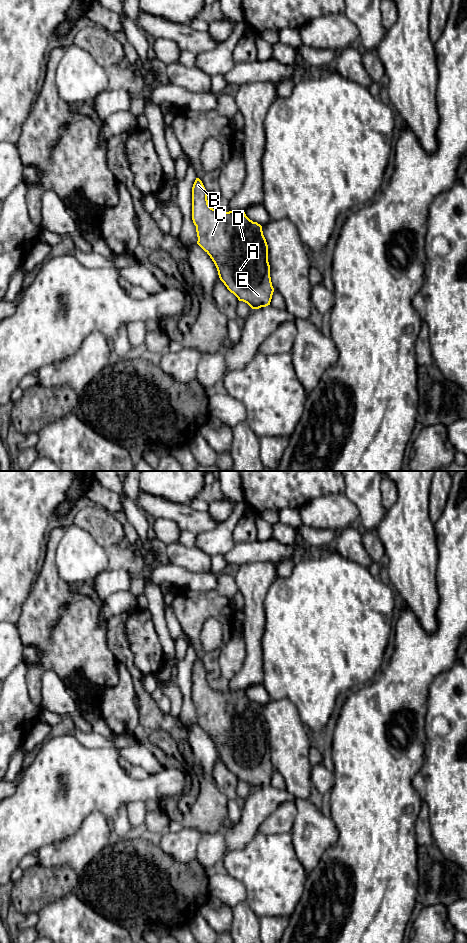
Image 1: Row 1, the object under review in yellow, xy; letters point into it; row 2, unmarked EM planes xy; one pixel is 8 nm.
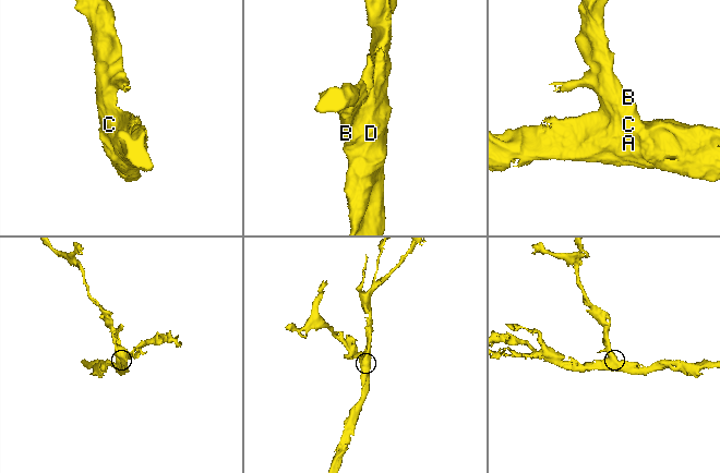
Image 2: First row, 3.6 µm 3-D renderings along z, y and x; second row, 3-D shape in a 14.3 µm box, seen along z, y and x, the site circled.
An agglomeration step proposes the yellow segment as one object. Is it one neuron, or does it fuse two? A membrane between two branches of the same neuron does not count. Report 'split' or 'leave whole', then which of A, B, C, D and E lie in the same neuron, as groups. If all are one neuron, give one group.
leave whole; A B C D E

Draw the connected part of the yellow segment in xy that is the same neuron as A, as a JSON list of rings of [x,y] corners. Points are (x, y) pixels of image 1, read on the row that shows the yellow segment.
[[[199,178],[192,187],[192,220],[196,226],[197,244],[210,256],[227,289],[252,309],[270,305],[274,288],[262,226],[250,220],[243,210],[221,212],[211,208],[206,189]]]

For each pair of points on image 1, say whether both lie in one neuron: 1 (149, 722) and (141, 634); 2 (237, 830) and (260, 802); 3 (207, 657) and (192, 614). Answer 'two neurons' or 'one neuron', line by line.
1: two neurons
2: one neuron
3: one neuron

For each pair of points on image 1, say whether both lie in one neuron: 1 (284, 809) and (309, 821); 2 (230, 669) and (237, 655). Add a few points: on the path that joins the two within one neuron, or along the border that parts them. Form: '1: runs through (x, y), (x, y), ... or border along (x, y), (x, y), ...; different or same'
1: border along (294, 801), (296, 816), (290, 832); different
2: runs through (230, 666), (234, 658); same

